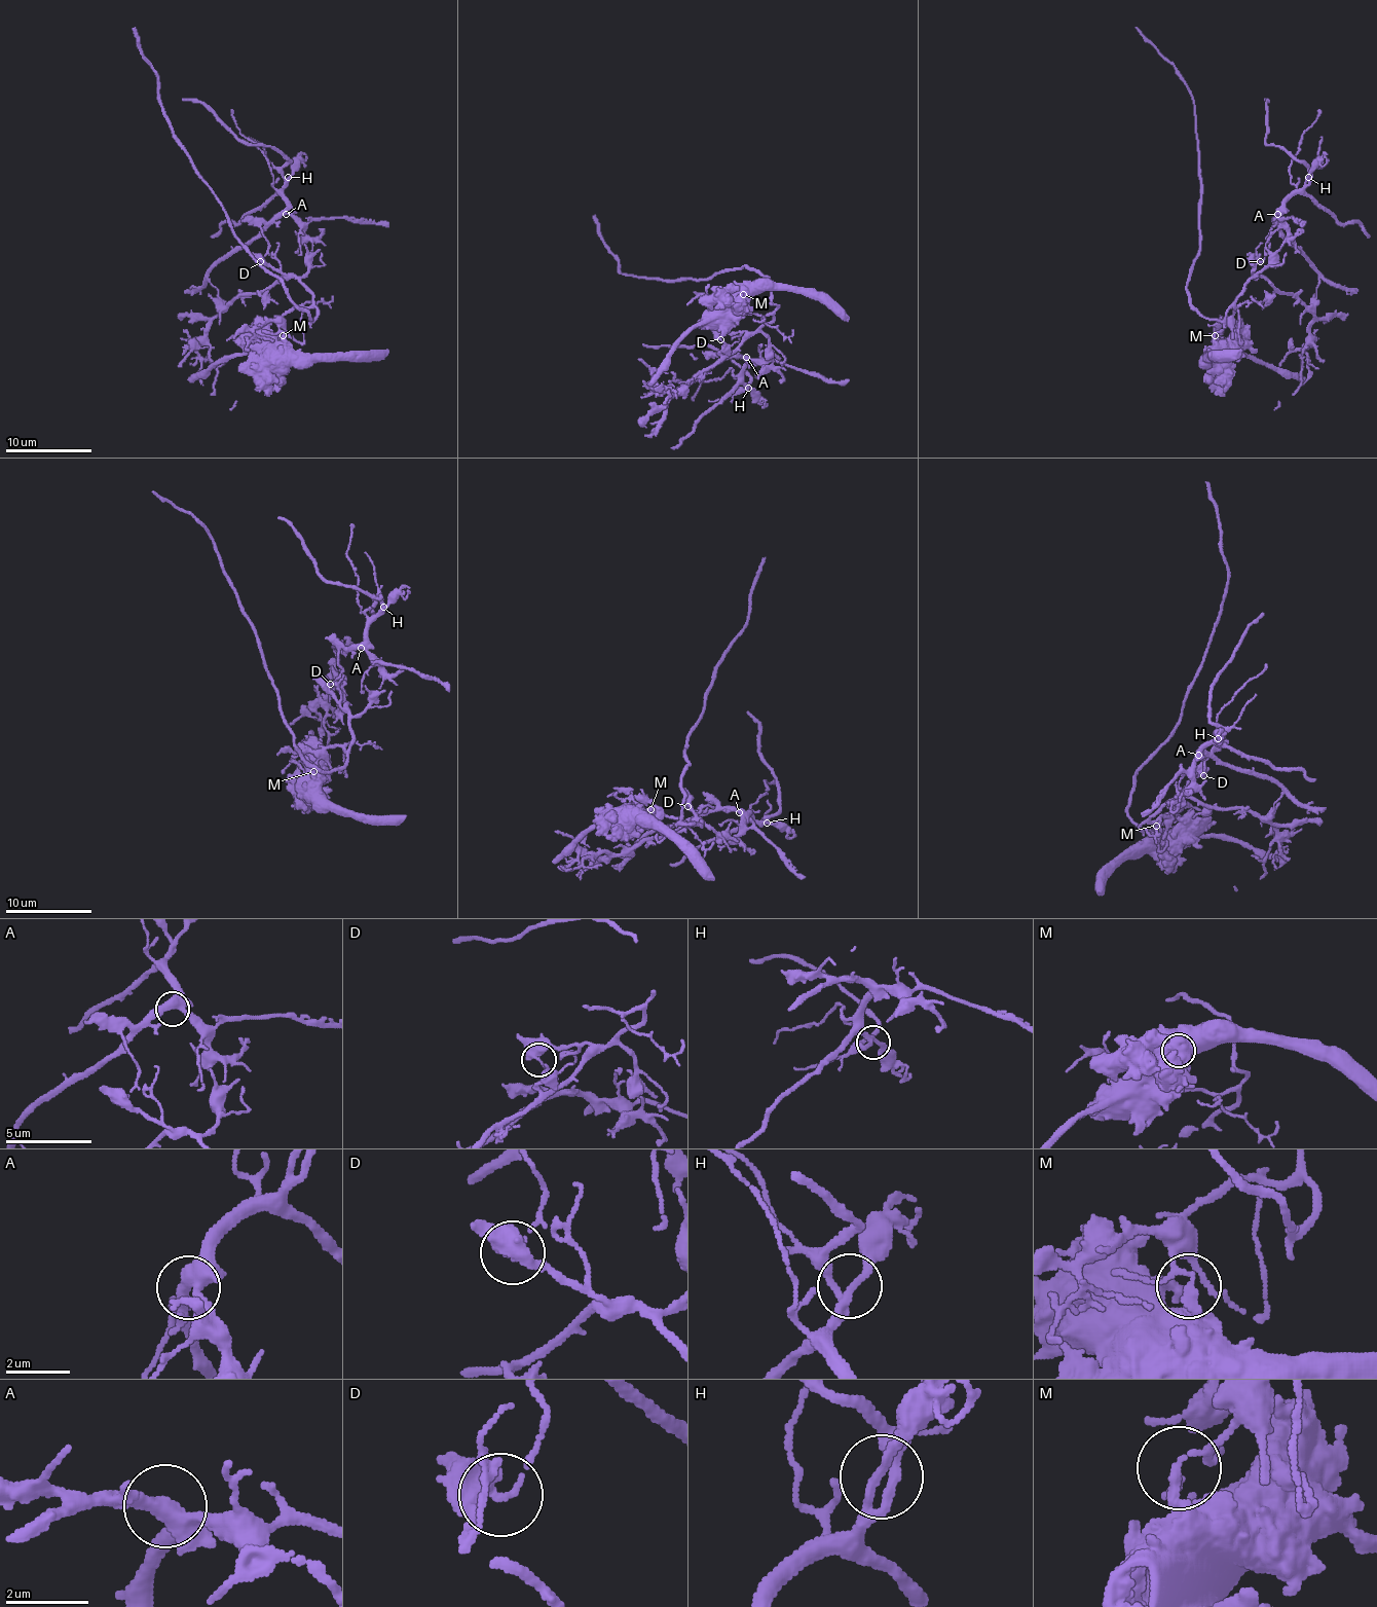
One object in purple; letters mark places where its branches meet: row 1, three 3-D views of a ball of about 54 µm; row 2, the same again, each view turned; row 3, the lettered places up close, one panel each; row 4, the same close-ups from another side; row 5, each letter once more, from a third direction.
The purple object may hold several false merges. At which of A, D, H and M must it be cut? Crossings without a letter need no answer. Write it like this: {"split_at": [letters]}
{"split_at": ["D", "M"]}

